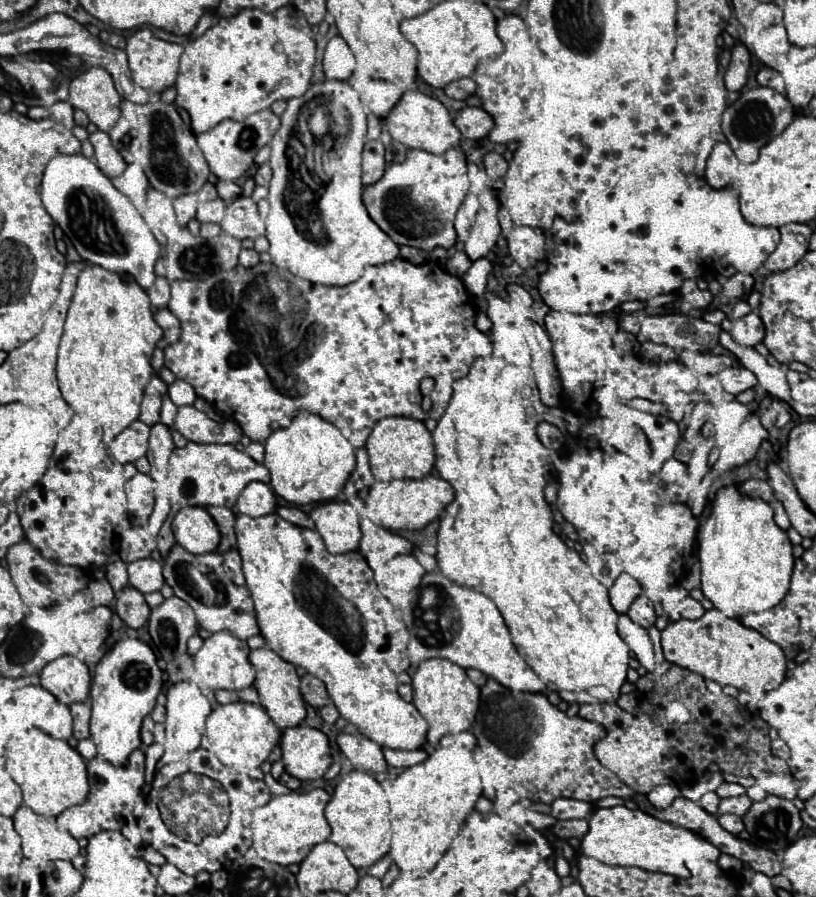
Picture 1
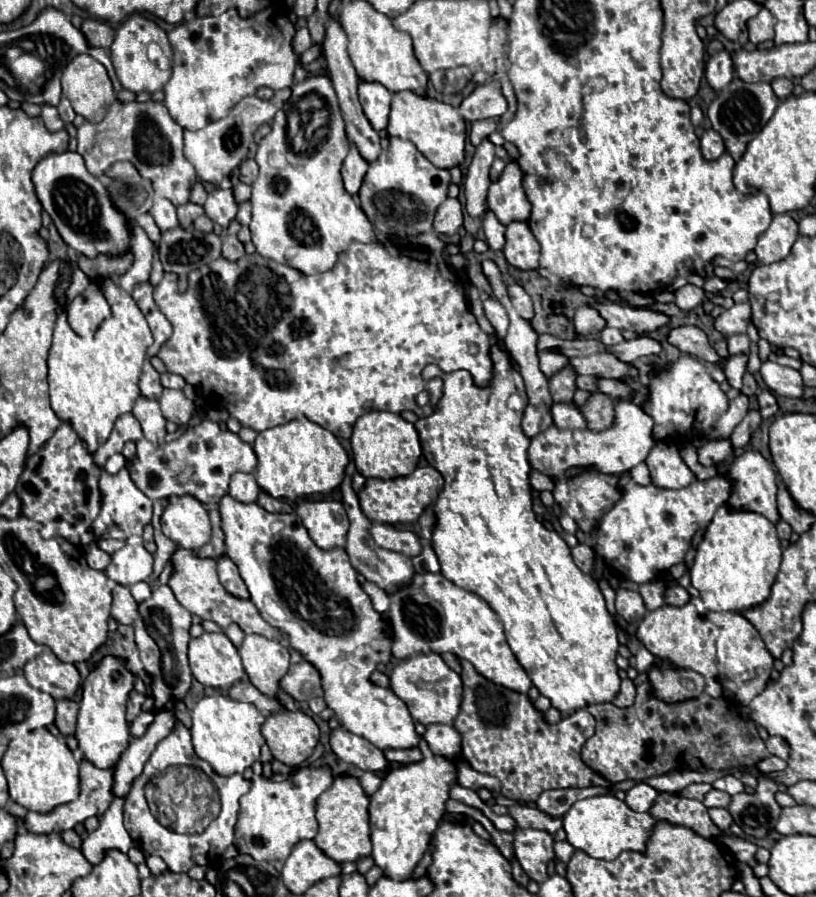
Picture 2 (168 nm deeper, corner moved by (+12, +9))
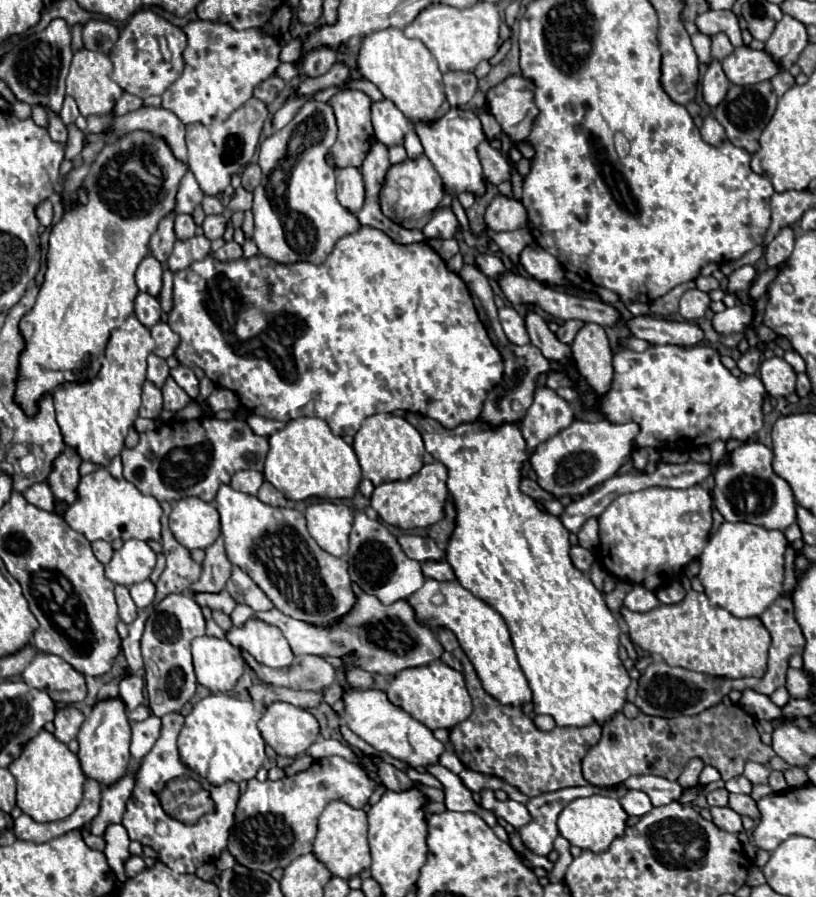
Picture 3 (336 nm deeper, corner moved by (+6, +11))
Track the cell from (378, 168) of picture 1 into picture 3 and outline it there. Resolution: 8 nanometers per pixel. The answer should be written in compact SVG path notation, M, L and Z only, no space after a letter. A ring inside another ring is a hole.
M348 167L336 173L336 195L340 205L350 213L358 213L364 205L364 181L360 169Z

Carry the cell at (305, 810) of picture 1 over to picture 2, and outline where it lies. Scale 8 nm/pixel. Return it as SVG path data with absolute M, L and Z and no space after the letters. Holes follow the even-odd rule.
M306 767L282 783L254 777L250 791L240 799L240 817L234 839L238 851L256 861L284 861L298 841L314 839L318 833L318 821L314 817L316 799L332 785L332 781L334 777L328 767Z

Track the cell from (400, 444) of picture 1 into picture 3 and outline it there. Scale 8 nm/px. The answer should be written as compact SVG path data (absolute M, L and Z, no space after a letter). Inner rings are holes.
M380 413L368 417L358 433L354 435L354 453L358 457L358 463L362 467L362 475L372 481L374 487L388 483L388 481L406 481L414 473L422 469L422 455L424 455L424 443L420 433L402 417Z

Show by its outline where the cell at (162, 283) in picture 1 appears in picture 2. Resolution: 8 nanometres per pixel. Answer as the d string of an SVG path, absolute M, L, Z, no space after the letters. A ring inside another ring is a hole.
M146 281L146 283L138 283L138 287L132 293L132 297L138 303L138 307L142 309L142 313L148 313L148 311L152 311L156 307L156 303L152 299L152 289L154 289L152 283Z

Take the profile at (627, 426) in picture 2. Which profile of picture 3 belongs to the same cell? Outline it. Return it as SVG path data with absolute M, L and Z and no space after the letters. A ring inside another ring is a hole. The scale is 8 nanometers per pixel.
M608 419L598 421L574 421L568 429L560 431L552 439L540 443L536 453L532 455L530 463L536 471L538 485L554 495L556 499L562 497L580 497L592 491L592 487L602 485L606 479L614 477L620 465L634 449L634 437L640 431L636 423L614 425Z

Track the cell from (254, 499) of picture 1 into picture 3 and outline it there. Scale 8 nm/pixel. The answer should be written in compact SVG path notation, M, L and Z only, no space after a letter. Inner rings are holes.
M238 471L232 475L230 487L248 495L256 495L262 483L264 483L264 475L260 471Z

